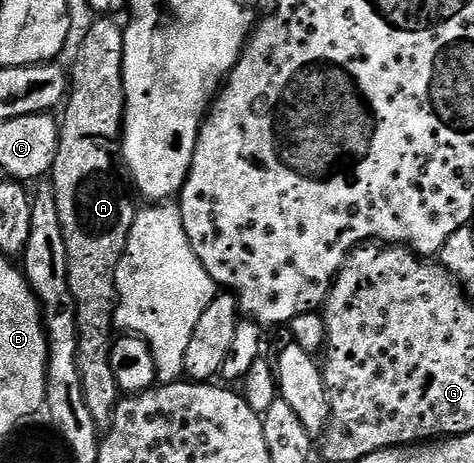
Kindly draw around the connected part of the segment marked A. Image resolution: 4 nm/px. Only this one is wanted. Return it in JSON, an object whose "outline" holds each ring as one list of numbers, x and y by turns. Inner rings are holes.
{"outline":[[97,16,89,26,89,31,81,38,77,46,77,59,73,62,73,78,71,74,71,89,67,94,67,101,64,103,65,119,62,117,59,122,61,139,55,156,55,164,51,167,51,181,55,200,59,208,59,224,63,228,63,244,67,244,67,280,70,284,71,296,74,298,74,310,77,313,78,326,78,372,82,380,83,396,91,416,98,424,105,424,113,417,113,411,117,409,119,401,119,387,117,385,117,374,113,371,113,347,115,345,115,327,113,324,113,313,117,310,117,265,127,248,127,240,131,228,137,219,139,209,138,199,135,197,135,187,129,176,129,167,125,164,123,157,123,119,125,117,125,80,123,78,123,52,125,51,125,26,117,23,113,16]]}

